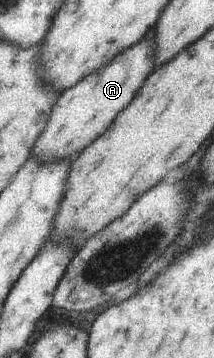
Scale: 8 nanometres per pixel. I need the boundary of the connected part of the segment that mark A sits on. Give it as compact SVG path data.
M152 28L151 33L141 42L119 53L109 64L102 66L73 88L64 90L52 112L47 130L35 145L33 155L41 161L60 161L69 157L75 158L86 148L89 148L99 137L102 137L102 134L105 134L112 127L116 118L119 118L119 115L124 110L127 110L128 106L132 105L132 102L143 90L148 78L155 72L157 68L157 51L153 39L156 34L156 28Z

